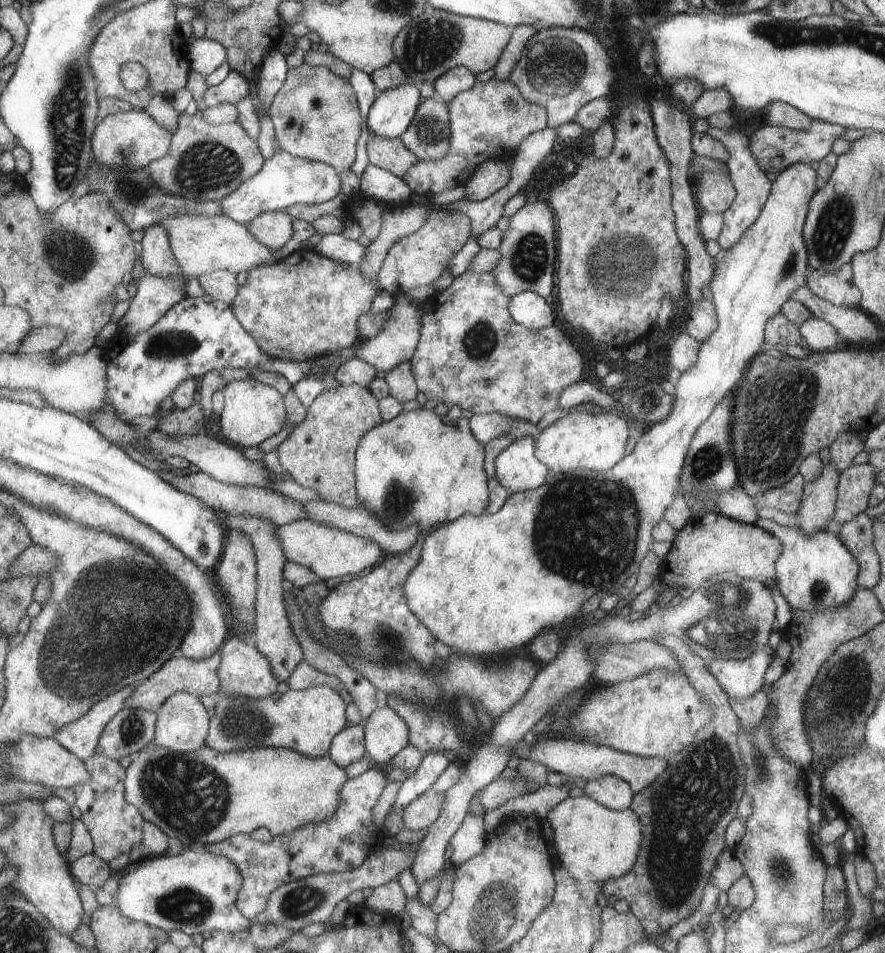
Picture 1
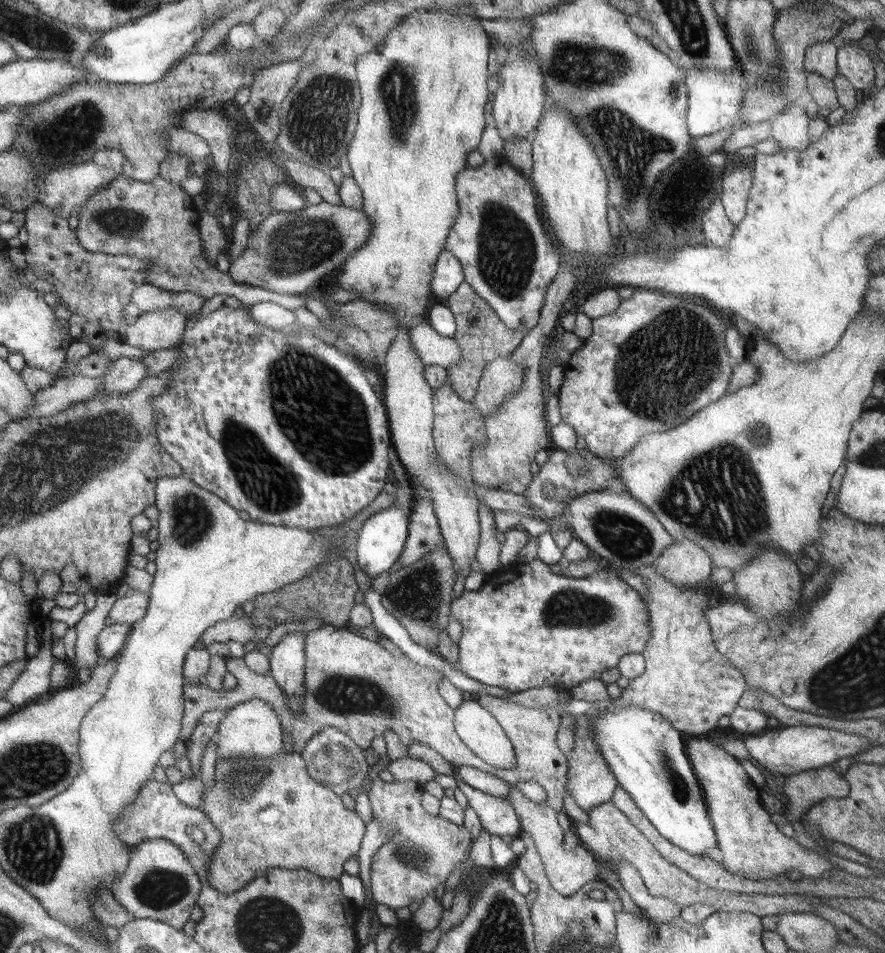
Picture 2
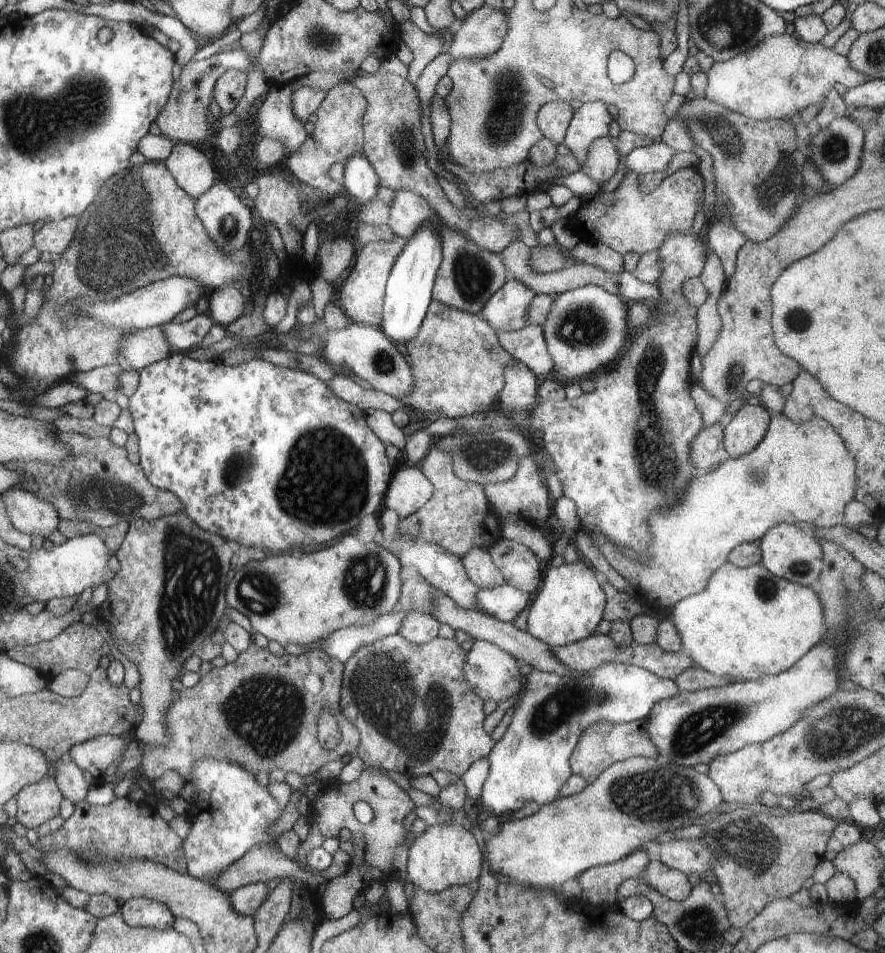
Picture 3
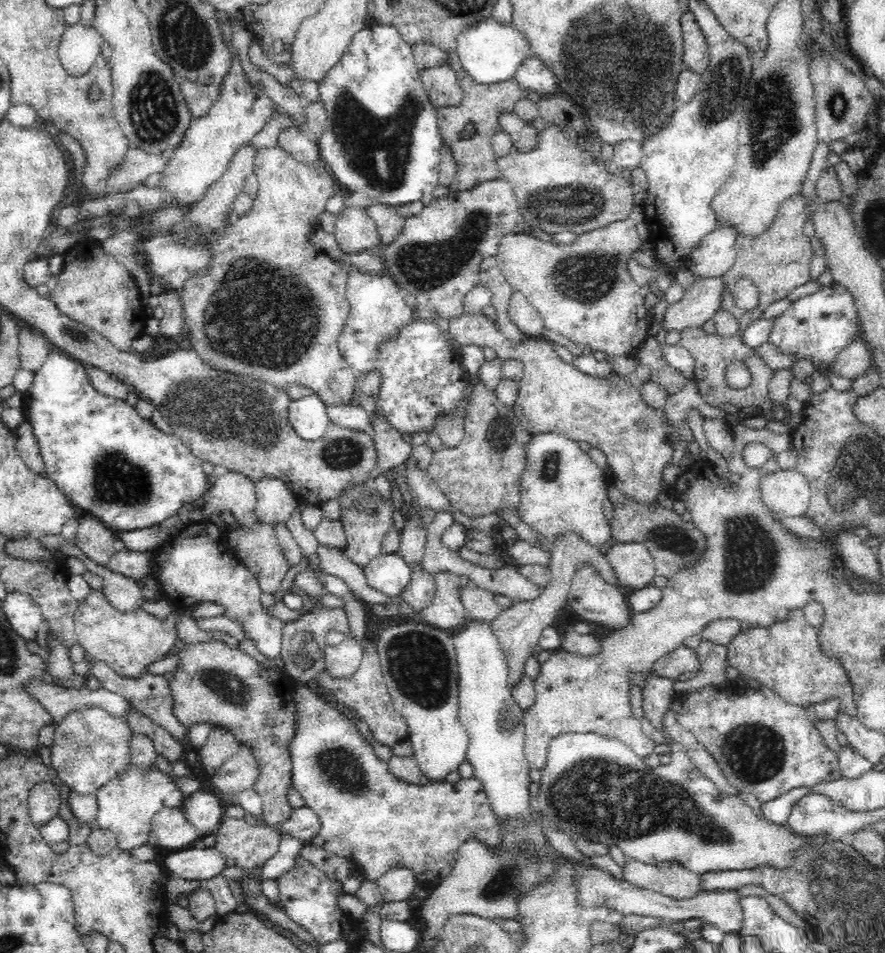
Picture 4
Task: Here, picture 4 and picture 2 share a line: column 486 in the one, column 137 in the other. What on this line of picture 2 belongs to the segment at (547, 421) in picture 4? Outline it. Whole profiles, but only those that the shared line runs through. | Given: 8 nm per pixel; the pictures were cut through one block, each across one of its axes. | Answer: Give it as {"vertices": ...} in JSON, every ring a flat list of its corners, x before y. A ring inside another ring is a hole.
{"vertices":[[175,306,157,312,135,312,121,340,145,352,165,352,183,342,185,328,185,316]]}

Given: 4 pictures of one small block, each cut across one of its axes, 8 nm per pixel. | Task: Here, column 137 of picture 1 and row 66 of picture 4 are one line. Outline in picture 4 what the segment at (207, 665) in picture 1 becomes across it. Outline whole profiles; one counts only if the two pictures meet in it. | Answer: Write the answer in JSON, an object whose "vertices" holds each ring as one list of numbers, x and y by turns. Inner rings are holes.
{"vertices":[[692,12,682,16,682,42,684,42,684,68,702,76,710,66,710,46,704,38]]}

